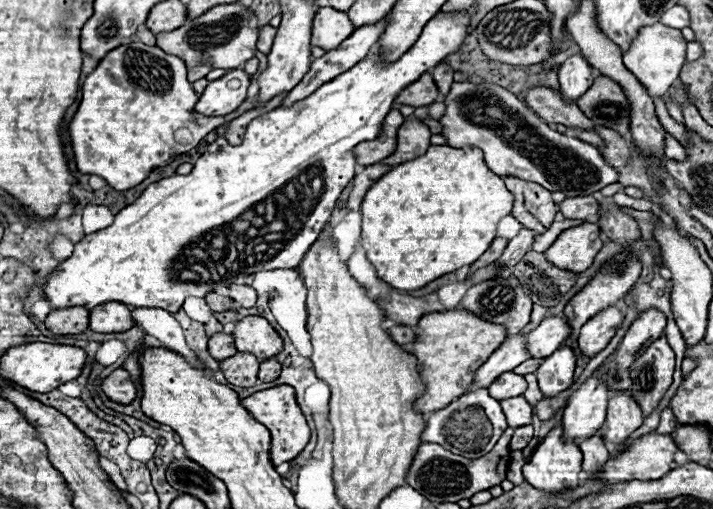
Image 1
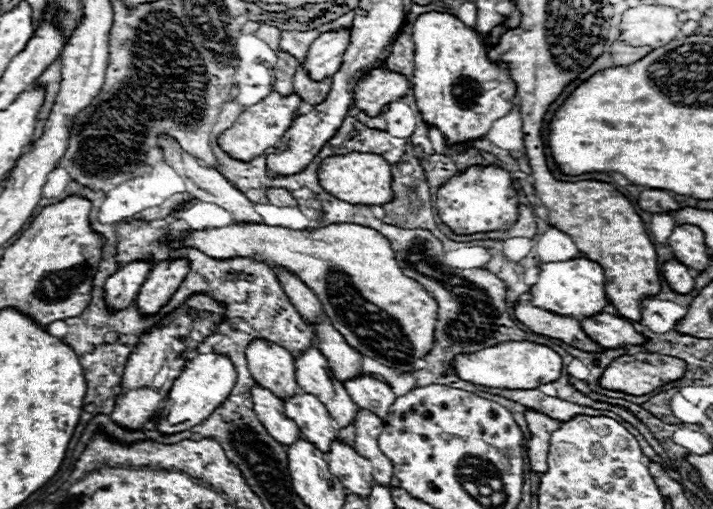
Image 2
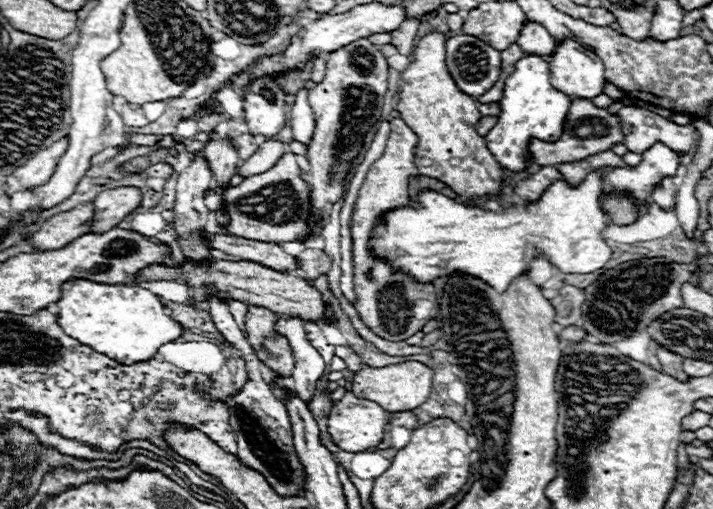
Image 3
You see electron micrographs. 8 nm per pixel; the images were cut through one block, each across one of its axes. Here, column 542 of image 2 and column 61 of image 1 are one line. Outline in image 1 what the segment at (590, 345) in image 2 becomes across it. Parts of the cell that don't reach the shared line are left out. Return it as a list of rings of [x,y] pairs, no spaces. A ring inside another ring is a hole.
[[[82,306],[66,308],[66,310],[52,310],[44,320],[44,326],[56,336],[68,334],[82,334],[88,328],[88,310]]]

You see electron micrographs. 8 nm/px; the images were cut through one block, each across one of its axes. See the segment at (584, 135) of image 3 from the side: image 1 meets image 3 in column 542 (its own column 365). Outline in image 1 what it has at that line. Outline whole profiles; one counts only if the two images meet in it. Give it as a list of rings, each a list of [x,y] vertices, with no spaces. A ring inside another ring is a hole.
[[[392,108],[390,114],[382,122],[382,130],[380,130],[378,138],[374,138],[370,142],[360,142],[354,148],[358,164],[368,166],[368,164],[374,164],[374,162],[378,164],[380,160],[388,158],[396,146],[396,130],[402,122],[404,122],[404,116],[396,108]]]

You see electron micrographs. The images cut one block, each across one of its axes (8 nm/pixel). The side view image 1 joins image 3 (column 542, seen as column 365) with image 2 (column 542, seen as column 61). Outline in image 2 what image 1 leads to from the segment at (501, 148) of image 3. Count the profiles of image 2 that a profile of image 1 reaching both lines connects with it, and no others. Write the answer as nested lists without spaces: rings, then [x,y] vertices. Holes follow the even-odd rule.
[[[574,258],[566,262],[544,262],[540,264],[540,278],[530,288],[532,304],[538,308],[544,308],[548,312],[570,316],[570,318],[590,318],[600,312],[604,312],[610,302],[606,300],[604,292],[604,270],[588,260],[588,258]]]

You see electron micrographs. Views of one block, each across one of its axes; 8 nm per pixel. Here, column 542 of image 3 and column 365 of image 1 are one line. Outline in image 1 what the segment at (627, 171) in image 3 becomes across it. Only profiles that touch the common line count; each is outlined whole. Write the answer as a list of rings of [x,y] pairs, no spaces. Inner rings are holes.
[[[430,146],[426,154],[398,164],[370,186],[360,208],[362,246],[380,280],[398,290],[418,290],[434,278],[478,260],[496,238],[498,222],[512,212],[512,206],[514,196],[506,190],[502,178],[486,166],[480,148]]]

